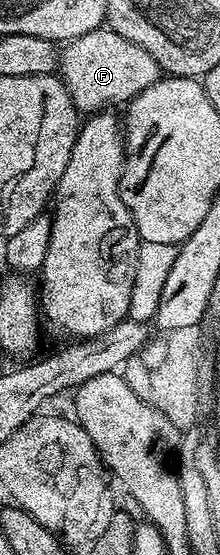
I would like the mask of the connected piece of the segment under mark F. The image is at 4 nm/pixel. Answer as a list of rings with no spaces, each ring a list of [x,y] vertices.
[[[107,26],[90,30],[78,38],[67,41],[58,52],[58,75],[70,94],[74,106],[81,113],[95,114],[107,109],[108,104],[127,105],[135,96],[142,94],[162,78],[162,69],[152,53],[134,46],[120,32]]]

